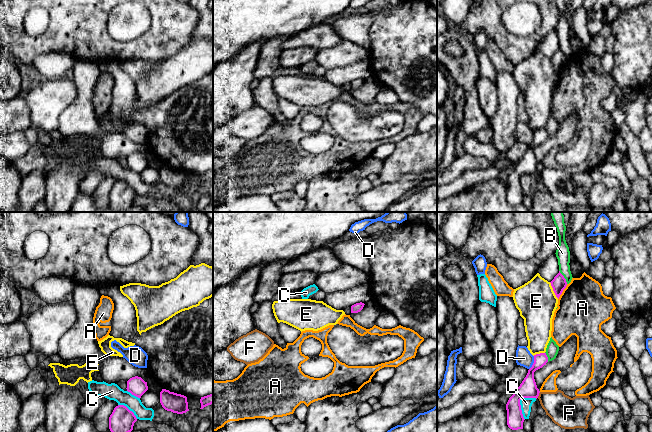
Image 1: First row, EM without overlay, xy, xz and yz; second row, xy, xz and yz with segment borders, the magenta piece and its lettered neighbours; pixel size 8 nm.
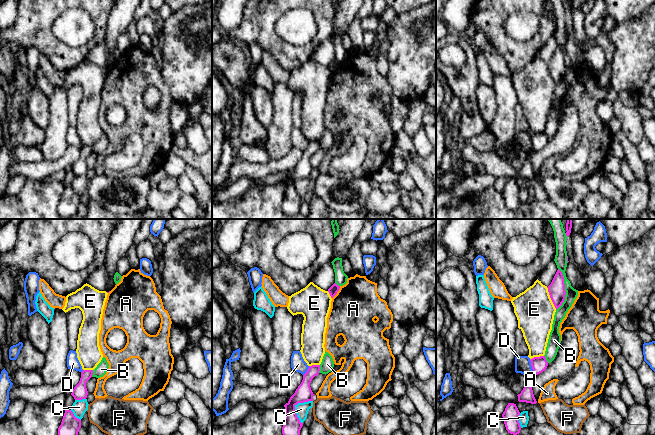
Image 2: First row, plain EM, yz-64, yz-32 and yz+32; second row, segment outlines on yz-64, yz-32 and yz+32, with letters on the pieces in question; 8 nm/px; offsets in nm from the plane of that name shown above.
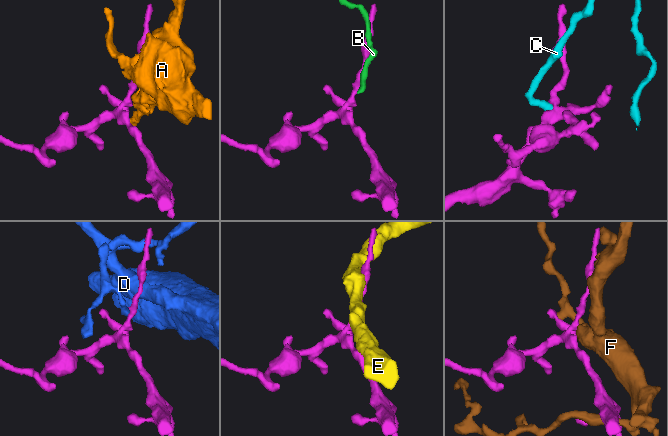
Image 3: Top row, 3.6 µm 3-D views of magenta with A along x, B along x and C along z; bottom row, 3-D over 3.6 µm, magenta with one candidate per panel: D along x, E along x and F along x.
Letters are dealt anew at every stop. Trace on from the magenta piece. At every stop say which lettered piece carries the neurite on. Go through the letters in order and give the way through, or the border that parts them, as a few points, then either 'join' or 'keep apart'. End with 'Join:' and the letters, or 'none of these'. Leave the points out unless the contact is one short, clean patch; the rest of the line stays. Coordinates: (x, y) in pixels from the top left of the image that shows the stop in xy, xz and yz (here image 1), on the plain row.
A: along yz (567, 60), (558, 75) | keep apart
B: keep apart
C: keep apart
D: along yz (534, 132), (534, 138), (529, 145) | keep apart
E: keep apart
F: keep apart
Join: none of these

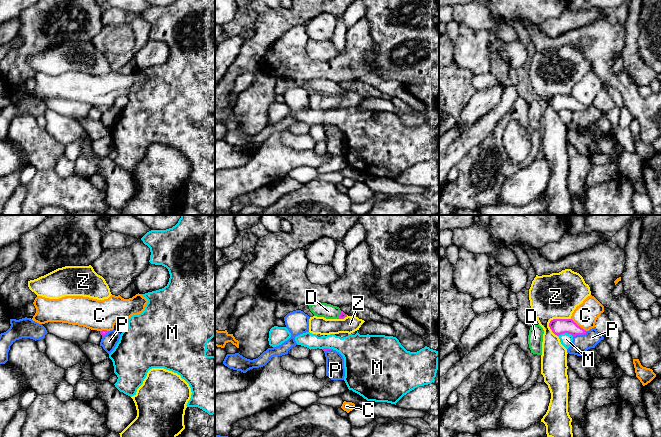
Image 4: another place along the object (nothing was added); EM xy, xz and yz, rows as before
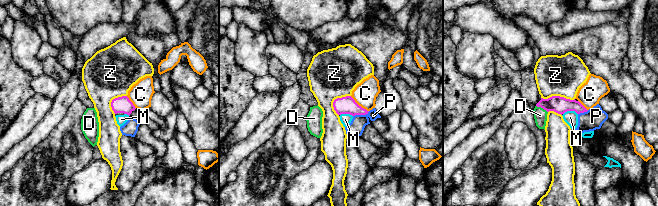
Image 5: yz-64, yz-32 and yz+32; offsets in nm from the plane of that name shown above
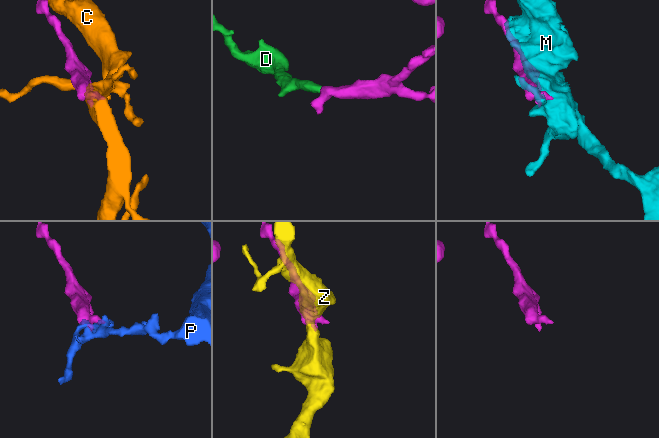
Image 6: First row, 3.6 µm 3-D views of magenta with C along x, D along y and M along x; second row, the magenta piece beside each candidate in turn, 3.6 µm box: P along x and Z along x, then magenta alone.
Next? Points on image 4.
C: keep apart
D: across xz (342, 91), (339, 91), (328, 87) | join
M: keep apart
P: along yz (587, 107), (573, 112) | keep apart
Z: along yz (570, 94), (553, 94), (548, 102) | keep apart
Join: D

